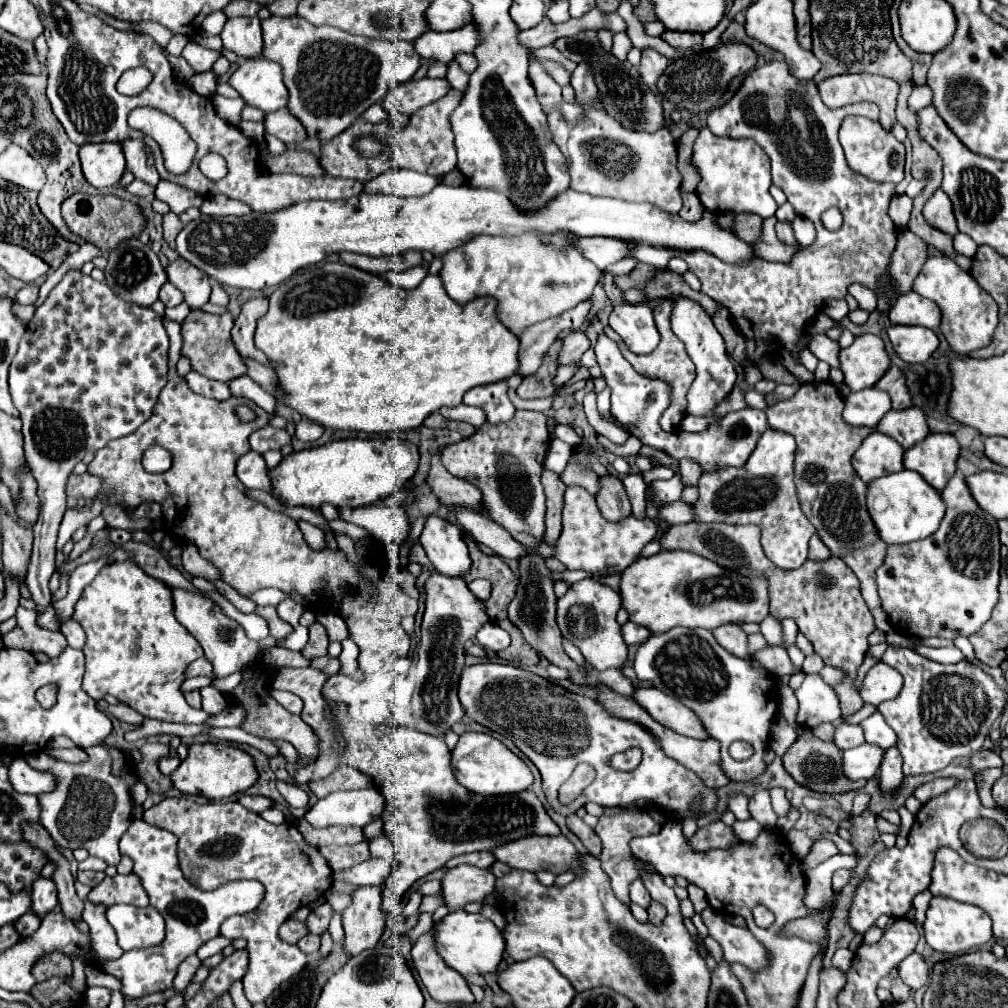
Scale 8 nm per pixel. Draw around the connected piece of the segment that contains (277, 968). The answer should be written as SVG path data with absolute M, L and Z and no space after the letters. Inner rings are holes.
M164 798L160 804L144 810L142 818L152 826L172 832L178 838L180 870L184 872L184 878L190 880L200 890L214 890L220 884L226 884L230 880L258 880L264 884L264 890L266 890L264 900L254 912L230 916L220 926L222 936L226 936L230 940L232 938L246 938L248 940L250 962L248 962L248 970L246 970L242 982L244 982L244 996L252 1004L264 1002L284 980L298 974L306 966L306 954L300 952L298 946L284 944L278 938L278 928L284 920L290 918L290 914L294 910L318 900L332 886L332 878L330 878L332 870L326 864L326 860L320 856L320 852L314 846L304 842L302 834L298 832L298 828L294 824L284 822L284 824L274 826L274 824L266 822L264 818L260 818L260 814L250 812L240 802L232 802L232 800L196 804L194 800L188 800L188 798Z

